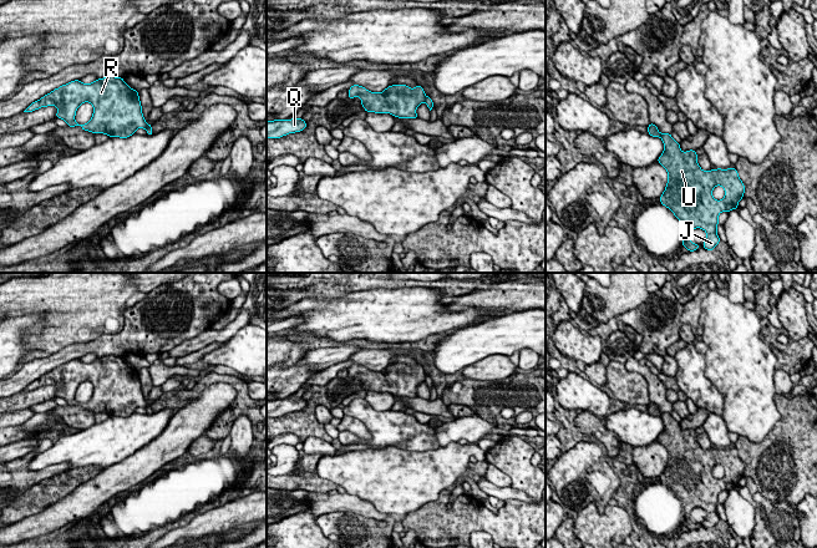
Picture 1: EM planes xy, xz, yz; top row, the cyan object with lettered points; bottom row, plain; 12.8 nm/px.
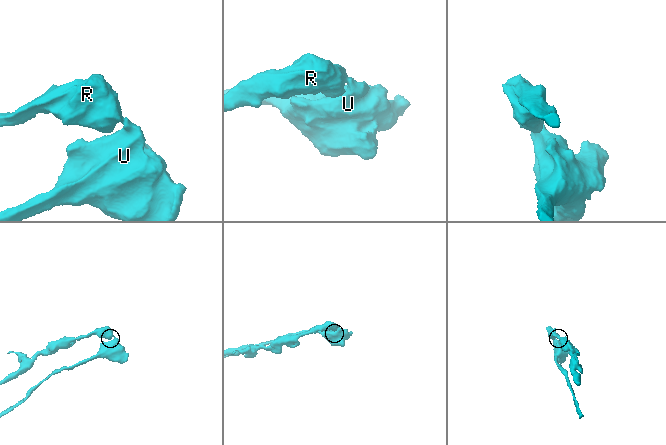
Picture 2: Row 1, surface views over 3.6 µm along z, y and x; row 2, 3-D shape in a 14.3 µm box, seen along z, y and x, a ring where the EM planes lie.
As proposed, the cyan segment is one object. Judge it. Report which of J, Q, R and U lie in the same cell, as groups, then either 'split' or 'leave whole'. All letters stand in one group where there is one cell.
groups J U / Q R; split

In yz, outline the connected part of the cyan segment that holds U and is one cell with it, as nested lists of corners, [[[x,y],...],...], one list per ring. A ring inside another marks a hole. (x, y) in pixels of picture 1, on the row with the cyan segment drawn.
[[[654,123],[649,125],[648,133],[661,138],[664,143],[658,162],[668,171],[668,183],[660,196],[660,203],[681,223],[681,245],[689,252],[697,250],[700,245],[694,244],[690,235],[694,229],[700,228],[706,232],[702,247],[707,250],[715,249],[720,242],[719,214],[737,209],[739,202],[744,198],[745,184],[739,178],[736,168],[702,171],[696,152],[682,152],[670,133],[660,133]],[[716,186],[725,189],[721,201],[712,197]]]

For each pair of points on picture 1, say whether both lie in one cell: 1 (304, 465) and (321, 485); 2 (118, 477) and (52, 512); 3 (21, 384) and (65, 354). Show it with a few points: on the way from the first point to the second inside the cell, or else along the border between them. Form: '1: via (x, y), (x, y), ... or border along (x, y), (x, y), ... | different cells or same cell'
1: border along (314, 470), (290, 475) | different cells
2: via (102, 487), (82, 503), (69, 510) | same cell
3: via (33, 373), (39, 366), (54, 360) | same cell

